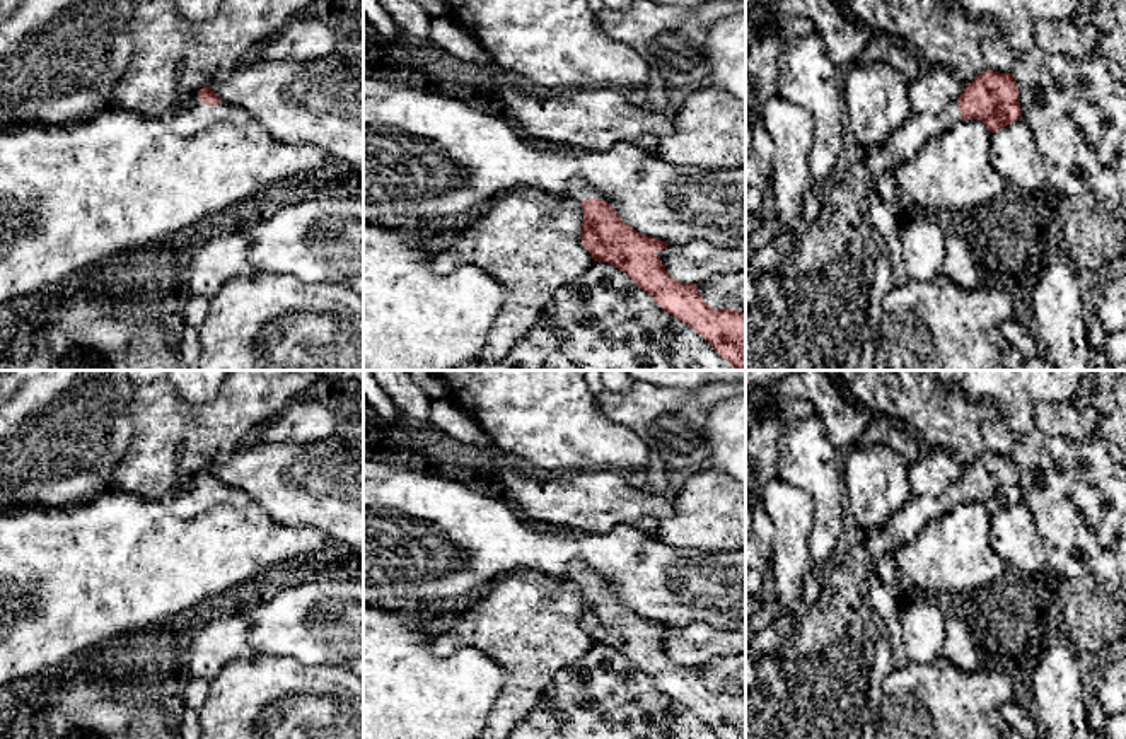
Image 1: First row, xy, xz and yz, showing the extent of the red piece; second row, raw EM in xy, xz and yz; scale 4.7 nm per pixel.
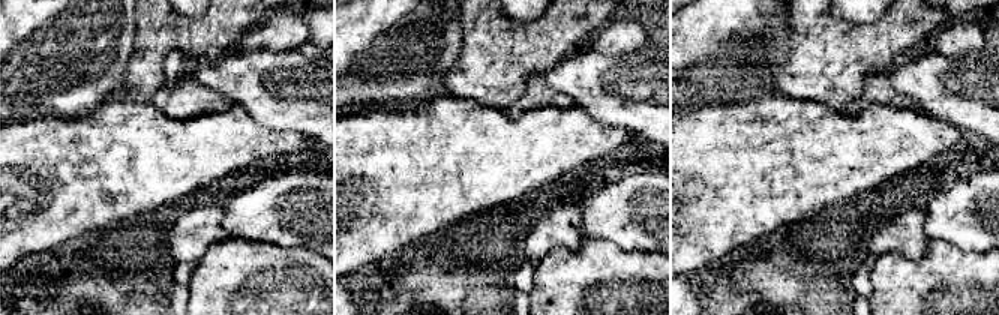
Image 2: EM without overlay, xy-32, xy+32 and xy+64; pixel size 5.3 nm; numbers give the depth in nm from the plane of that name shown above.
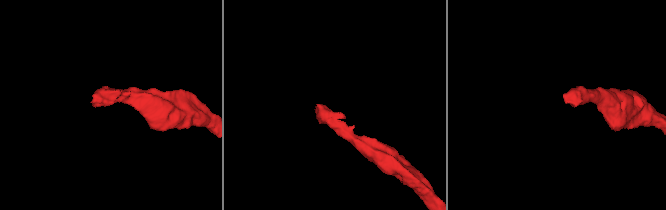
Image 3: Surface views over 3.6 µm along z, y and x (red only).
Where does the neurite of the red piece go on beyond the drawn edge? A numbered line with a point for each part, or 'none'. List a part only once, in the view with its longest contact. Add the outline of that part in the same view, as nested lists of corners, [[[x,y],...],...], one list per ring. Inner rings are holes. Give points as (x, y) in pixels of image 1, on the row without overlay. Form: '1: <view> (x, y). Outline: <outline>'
1: xy (186, 502). Outline: [[[194,476],[186,488],[177,488],[174,493],[162,498],[164,507],[179,519],[191,519],[218,505],[244,505],[251,498],[239,488],[220,485],[218,488],[203,486]]]

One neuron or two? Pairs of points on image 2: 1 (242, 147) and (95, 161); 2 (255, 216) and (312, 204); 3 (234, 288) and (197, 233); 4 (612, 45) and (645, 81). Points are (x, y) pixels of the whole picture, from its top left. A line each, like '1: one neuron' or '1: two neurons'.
1: one neuron
2: one neuron
3: two neurons
4: two neurons

